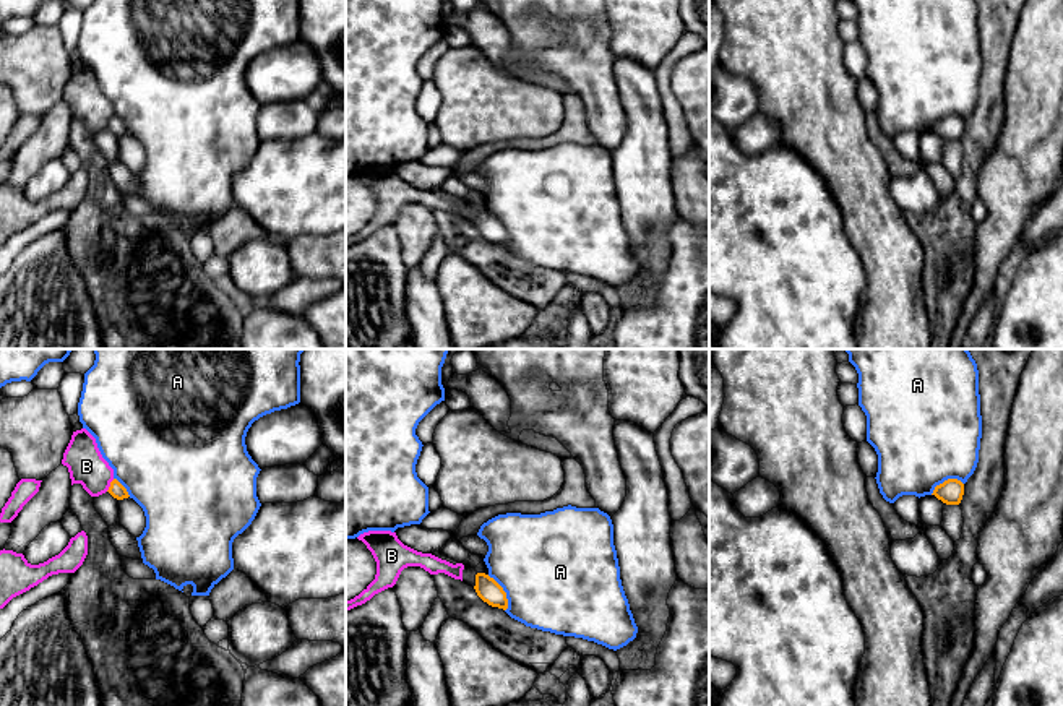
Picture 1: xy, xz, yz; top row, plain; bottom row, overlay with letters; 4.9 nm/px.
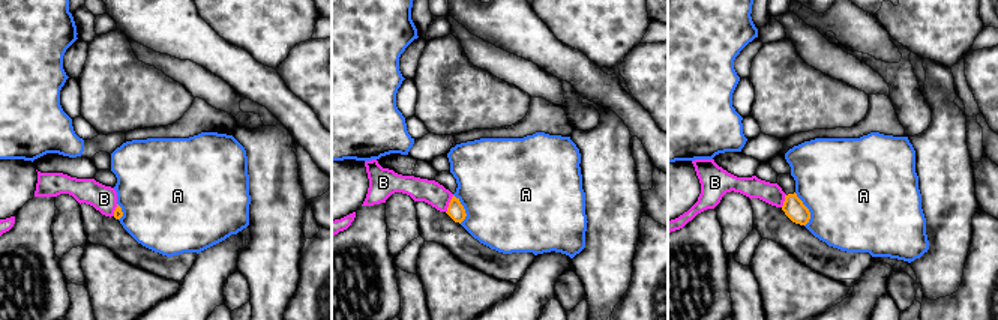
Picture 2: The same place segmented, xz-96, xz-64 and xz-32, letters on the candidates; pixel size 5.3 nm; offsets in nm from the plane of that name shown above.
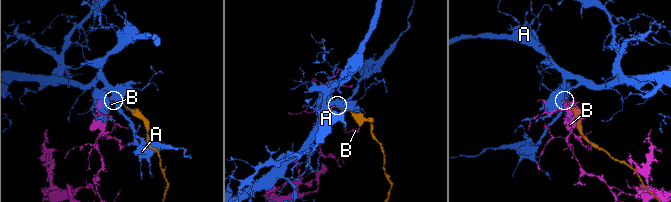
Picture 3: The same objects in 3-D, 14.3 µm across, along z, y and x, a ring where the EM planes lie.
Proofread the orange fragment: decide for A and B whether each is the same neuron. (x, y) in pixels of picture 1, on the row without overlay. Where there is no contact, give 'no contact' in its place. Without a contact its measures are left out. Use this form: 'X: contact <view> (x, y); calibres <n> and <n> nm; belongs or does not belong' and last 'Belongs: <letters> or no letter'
A: contact xz (505, 229); calibres 110 and 500 nm; does not belong
B: contact xy (111, 122); calibres 80 and 190 nm; does not belong
Belongs: no letter

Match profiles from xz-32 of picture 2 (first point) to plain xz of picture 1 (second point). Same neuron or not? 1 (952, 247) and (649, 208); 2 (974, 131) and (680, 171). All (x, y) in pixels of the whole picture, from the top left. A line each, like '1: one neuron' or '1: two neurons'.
1: one neuron
2: two neurons

